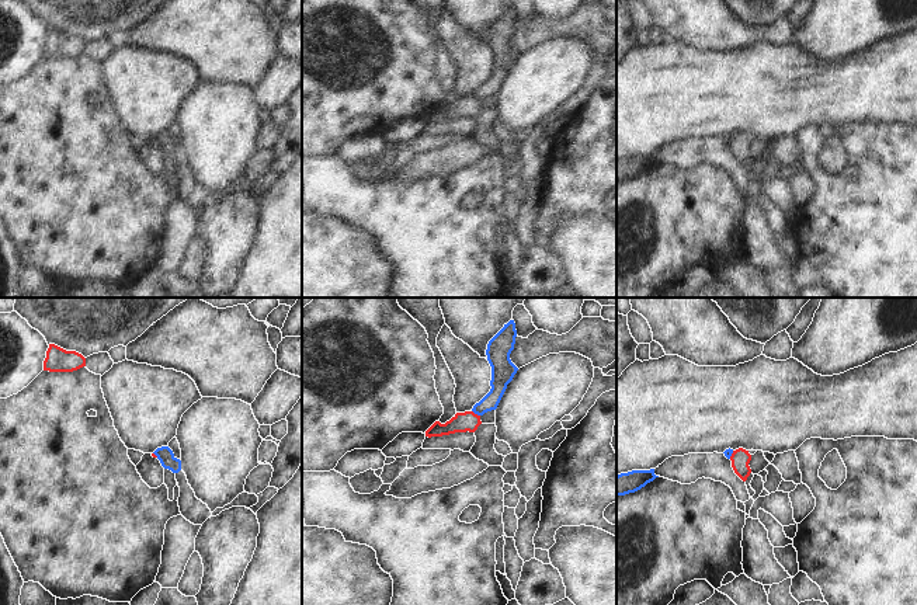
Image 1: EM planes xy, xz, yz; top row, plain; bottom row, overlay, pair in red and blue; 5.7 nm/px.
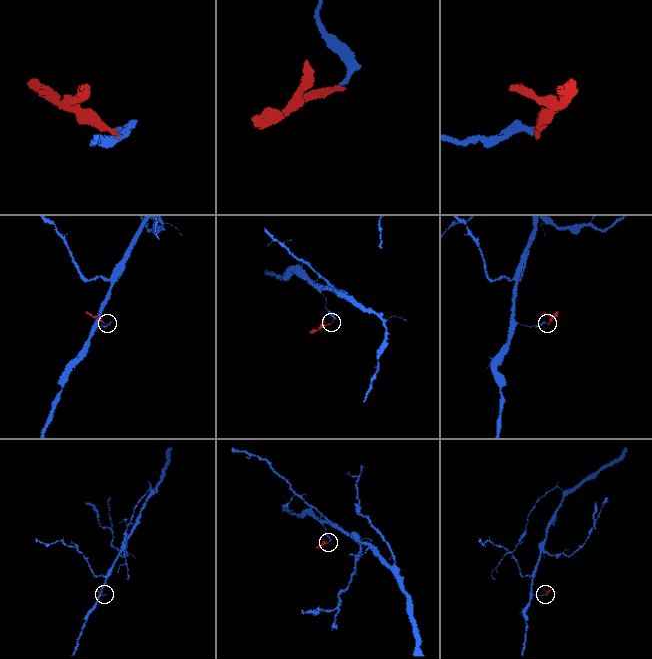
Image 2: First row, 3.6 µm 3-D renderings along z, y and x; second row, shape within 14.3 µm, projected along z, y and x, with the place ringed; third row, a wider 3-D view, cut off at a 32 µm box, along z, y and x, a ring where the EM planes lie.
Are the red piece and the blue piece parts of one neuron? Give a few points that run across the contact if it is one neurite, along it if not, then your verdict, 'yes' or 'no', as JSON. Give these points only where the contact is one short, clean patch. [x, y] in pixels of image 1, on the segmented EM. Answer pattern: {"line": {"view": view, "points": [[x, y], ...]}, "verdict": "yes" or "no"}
{"line": {"view": "xz", "points": [[472, 410], [479, 416]]}, "verdict": "no"}

